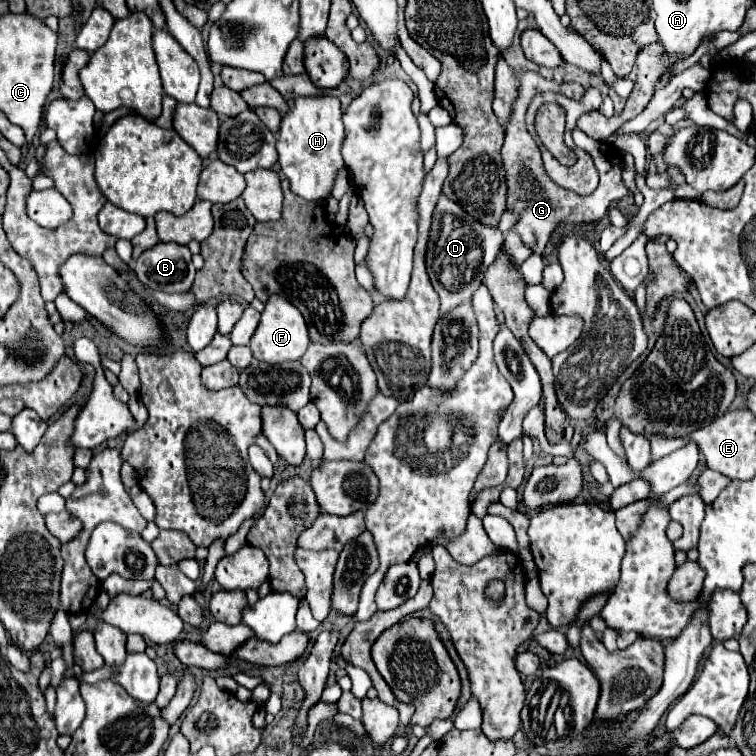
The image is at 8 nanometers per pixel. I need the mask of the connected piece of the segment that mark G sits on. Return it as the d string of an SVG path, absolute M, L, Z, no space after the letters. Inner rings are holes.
M513 69L517 81L519 81L519 93L517 93L517 101L513 103L513 113L507 121L507 129L505 129L505 143L501 149L501 157L503 157L503 167L505 167L505 177L507 177L507 209L517 213L519 219L513 225L513 231L519 233L521 241L533 251L533 253L543 253L543 247L547 245L551 233L563 225L563 223L591 223L591 221L599 221L605 217L609 205L613 201L619 201L623 197L627 197L631 193L631 189L623 183L621 177L621 157L611 149L609 143L605 141L593 141L589 139L583 131L575 128L572 131L574 143L582 149L587 149L593 159L595 165L599 169L599 187L595 193L591 195L577 195L573 191L567 191L563 187L559 187L555 181L549 179L549 175L545 173L545 165L541 159L541 151L537 147L537 143L533 141L533 137L527 133L525 129L525 111L529 107L529 101L533 95L543 93L543 91L555 91L566 97L581 97L585 93L585 89L579 83L563 82L557 83L553 79L545 79L543 75L535 73L535 71L517 71Z

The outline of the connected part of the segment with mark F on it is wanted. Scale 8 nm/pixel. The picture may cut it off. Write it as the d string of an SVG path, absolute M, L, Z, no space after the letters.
M281 295L269 297L269 301L265 303L265 311L261 313L261 321L257 331L251 337L251 351L253 357L257 361L269 363L269 365L277 365L277 363L285 363L285 361L299 361L305 353L305 349L309 347L309 333L307 333L307 325L303 315L299 313L297 307L293 307L287 299L283 299Z

